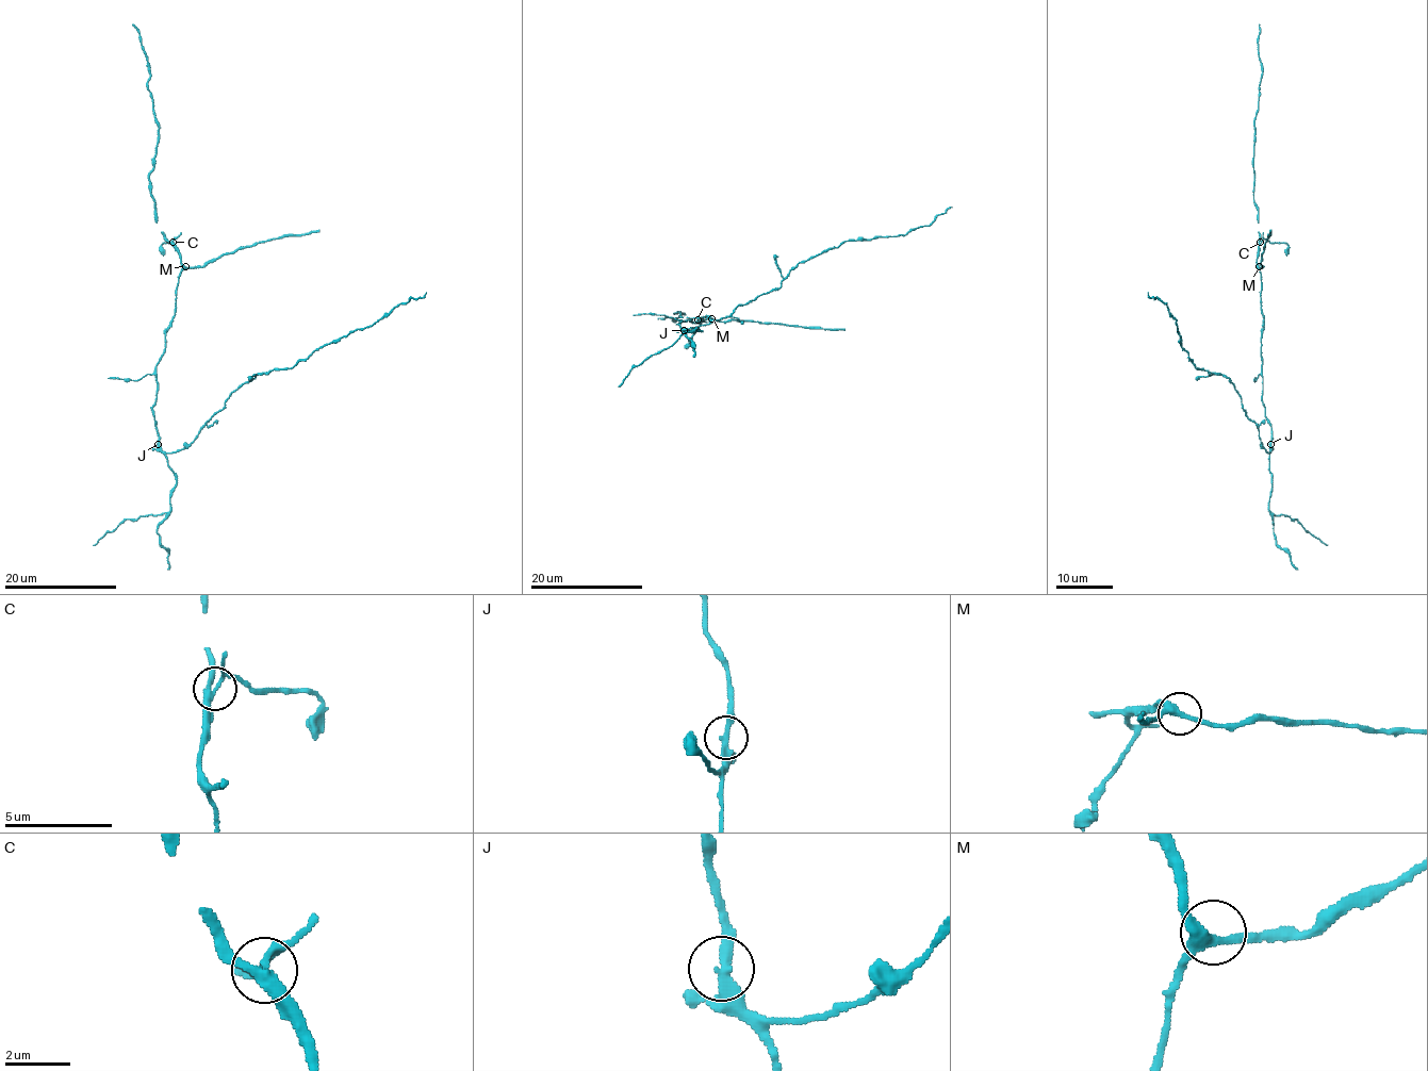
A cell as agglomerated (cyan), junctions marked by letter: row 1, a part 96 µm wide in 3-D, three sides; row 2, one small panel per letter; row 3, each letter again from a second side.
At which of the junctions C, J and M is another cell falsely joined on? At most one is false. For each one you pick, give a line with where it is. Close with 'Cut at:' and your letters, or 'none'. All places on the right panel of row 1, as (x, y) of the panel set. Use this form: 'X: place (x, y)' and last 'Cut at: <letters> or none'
C: place (1260, 242)
Cut at: C

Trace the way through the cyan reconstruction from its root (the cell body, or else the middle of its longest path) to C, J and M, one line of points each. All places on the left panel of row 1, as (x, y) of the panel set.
C: (153, 407), (157, 363), (165, 348), (165, 330), (175, 314), (178, 276), (181, 269), (179, 249), (171, 243)
J: (153, 407), (158, 444)
M: (153, 407), (157, 363), (165, 348), (165, 330), (175, 314), (178, 276), (185, 266)

